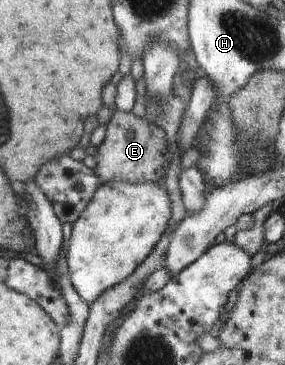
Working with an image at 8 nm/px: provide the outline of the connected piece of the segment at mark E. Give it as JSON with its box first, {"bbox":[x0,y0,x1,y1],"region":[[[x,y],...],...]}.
{"bbox":[90,109,168,183],"region":[[[115,109],[113,115],[105,124],[106,134],[102,143],[90,149],[94,158],[94,172],[102,183],[108,181],[122,181],[127,183],[145,183],[145,182],[160,182],[165,176],[164,164],[166,164],[166,152],[168,152],[168,144],[163,128],[152,122],[148,118],[138,117],[132,111],[124,112]]]}

